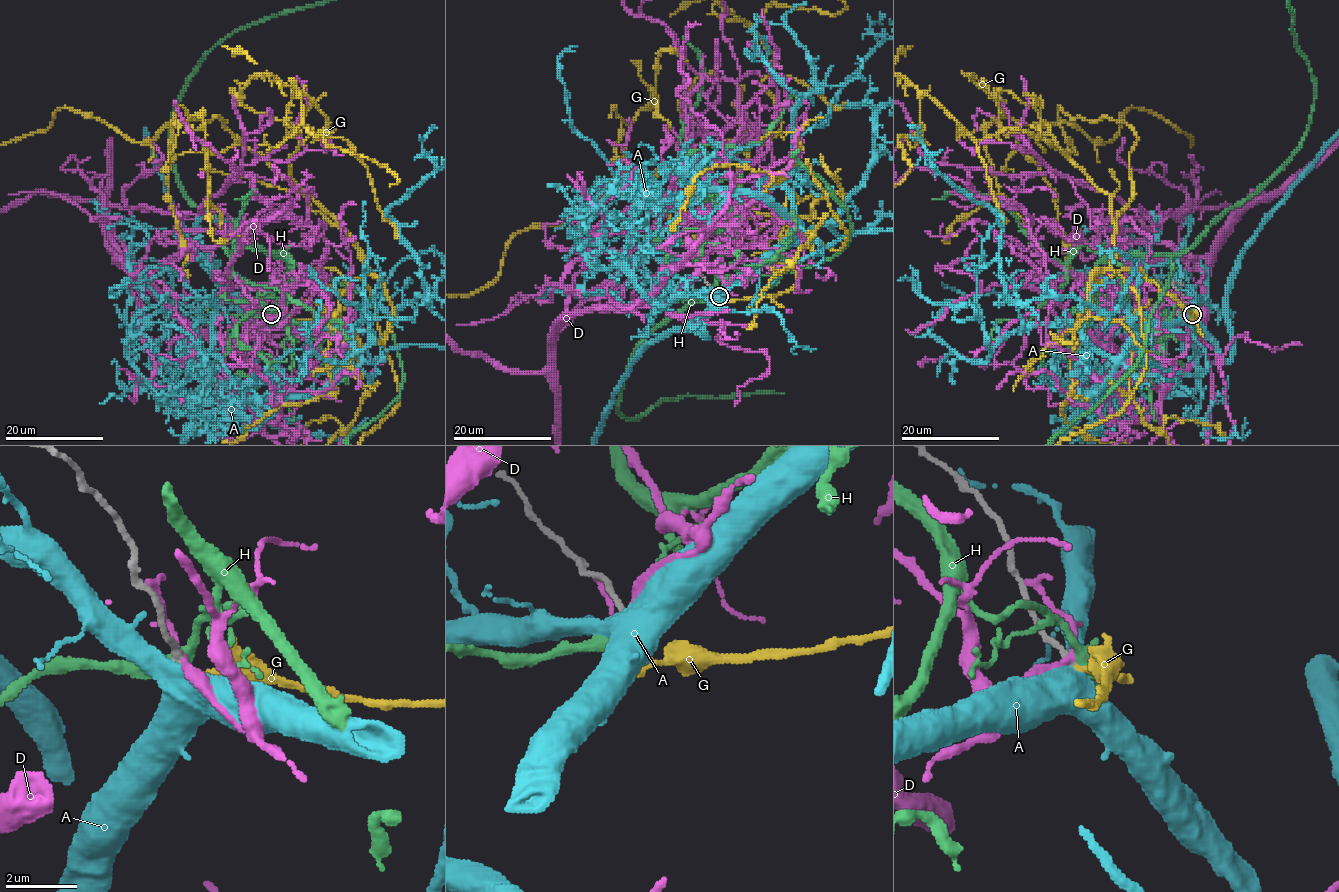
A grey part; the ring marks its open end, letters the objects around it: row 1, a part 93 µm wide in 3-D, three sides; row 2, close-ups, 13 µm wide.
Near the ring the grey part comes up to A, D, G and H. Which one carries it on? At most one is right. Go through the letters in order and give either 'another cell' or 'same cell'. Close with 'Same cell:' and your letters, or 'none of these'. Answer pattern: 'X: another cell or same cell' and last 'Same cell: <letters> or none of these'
A: another cell
D: another cell
G: same cell
H: another cell
Same cell: G

